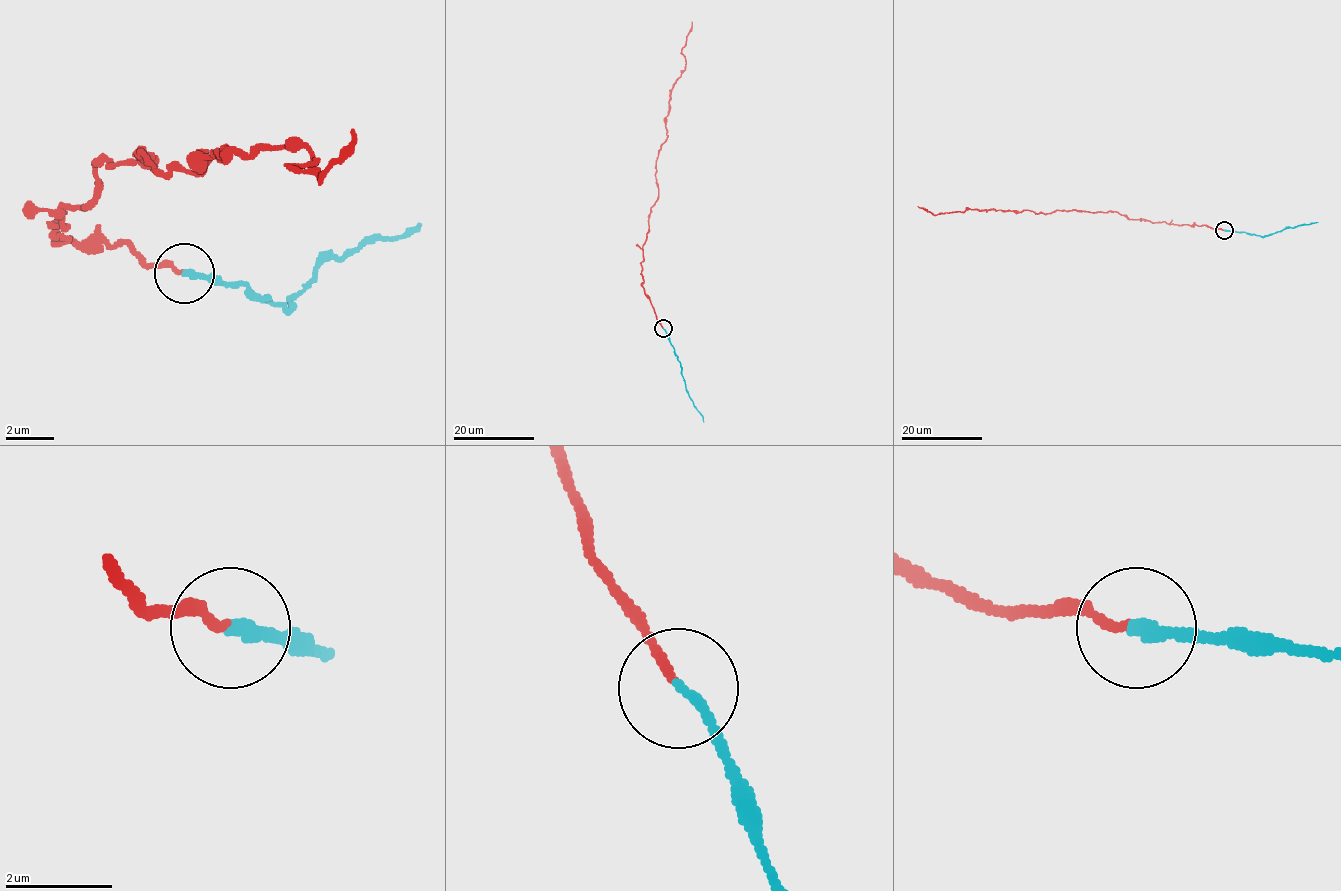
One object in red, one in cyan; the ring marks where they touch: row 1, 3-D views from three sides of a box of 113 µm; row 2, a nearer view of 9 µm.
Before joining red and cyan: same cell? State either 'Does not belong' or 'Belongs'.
Does not belong

